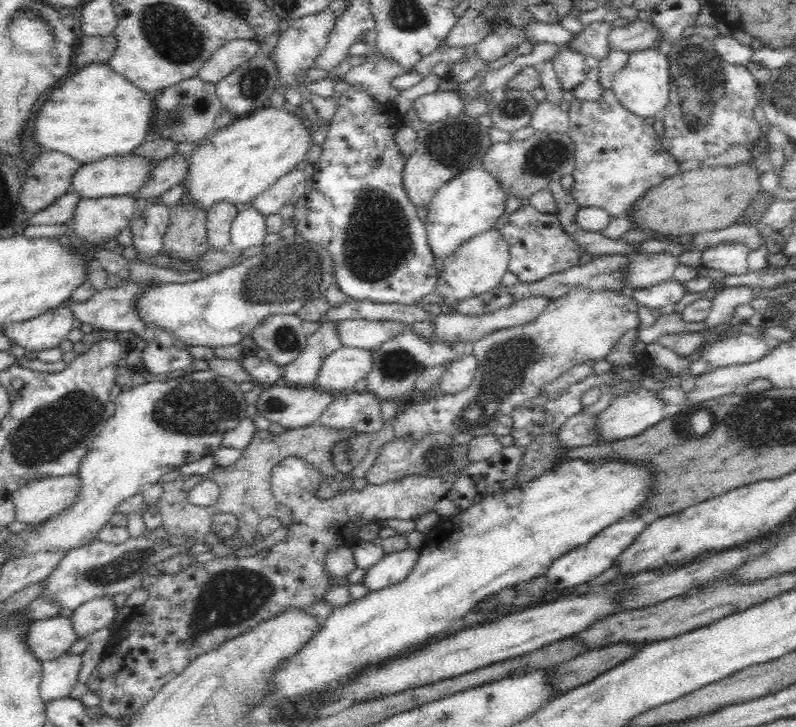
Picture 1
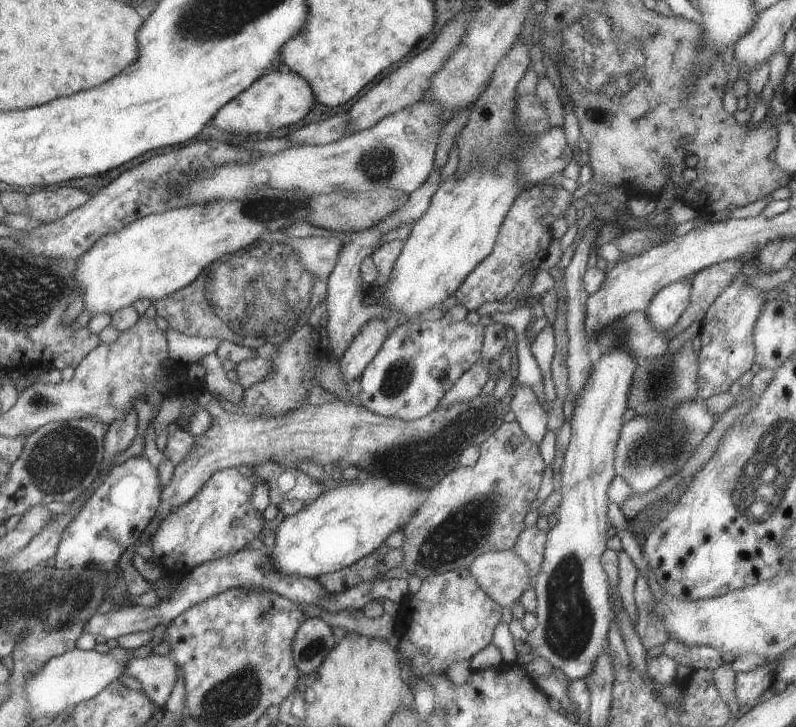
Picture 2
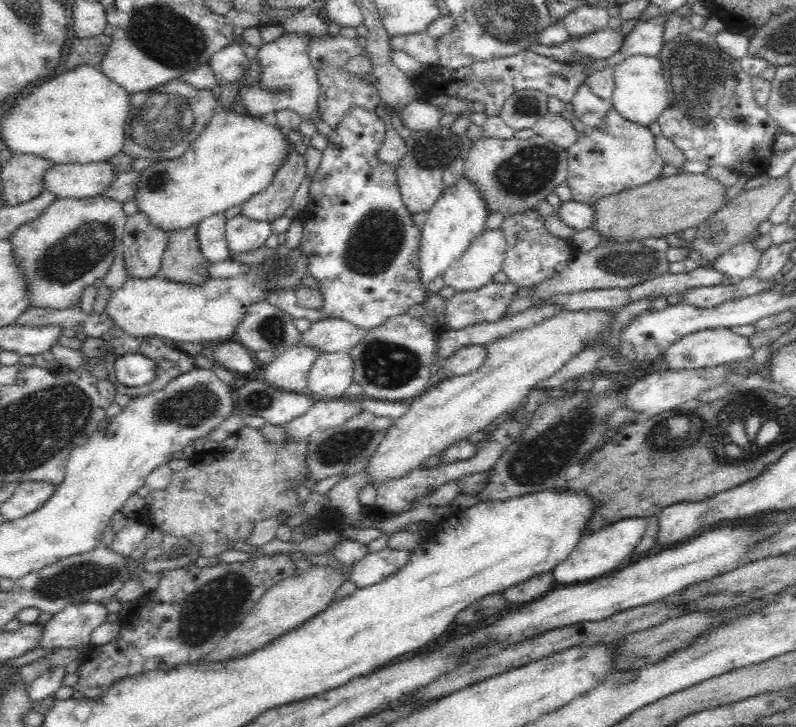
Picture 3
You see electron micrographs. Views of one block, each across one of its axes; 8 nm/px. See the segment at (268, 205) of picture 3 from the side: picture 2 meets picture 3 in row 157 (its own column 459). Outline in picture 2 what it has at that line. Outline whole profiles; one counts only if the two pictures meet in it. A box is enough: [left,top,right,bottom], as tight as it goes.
[453,183,554,311]

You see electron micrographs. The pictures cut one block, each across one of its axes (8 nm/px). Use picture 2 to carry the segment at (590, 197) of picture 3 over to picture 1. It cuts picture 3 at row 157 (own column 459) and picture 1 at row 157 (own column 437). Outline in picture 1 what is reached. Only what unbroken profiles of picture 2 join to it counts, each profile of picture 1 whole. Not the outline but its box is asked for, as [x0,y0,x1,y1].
[568,90,679,217]

